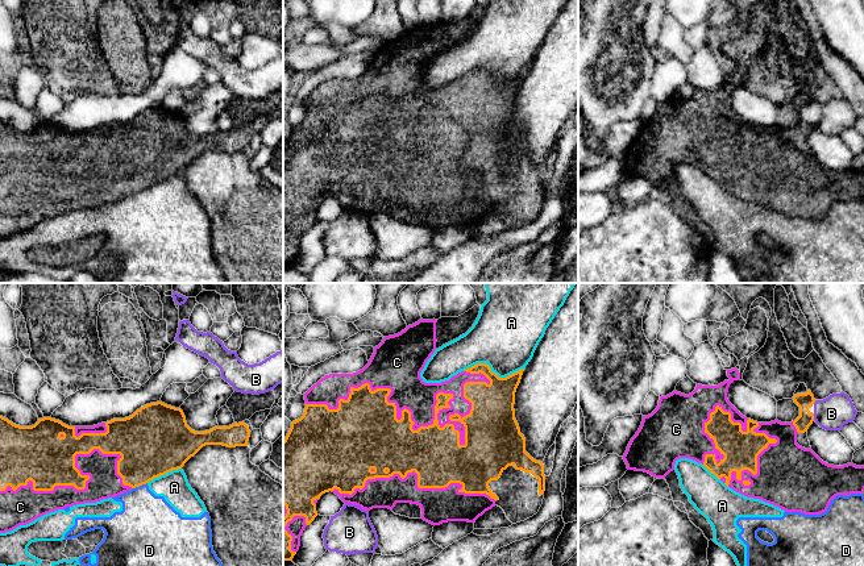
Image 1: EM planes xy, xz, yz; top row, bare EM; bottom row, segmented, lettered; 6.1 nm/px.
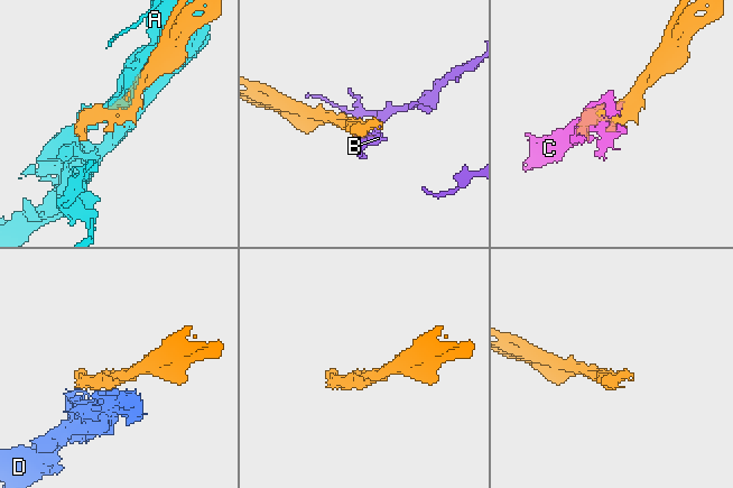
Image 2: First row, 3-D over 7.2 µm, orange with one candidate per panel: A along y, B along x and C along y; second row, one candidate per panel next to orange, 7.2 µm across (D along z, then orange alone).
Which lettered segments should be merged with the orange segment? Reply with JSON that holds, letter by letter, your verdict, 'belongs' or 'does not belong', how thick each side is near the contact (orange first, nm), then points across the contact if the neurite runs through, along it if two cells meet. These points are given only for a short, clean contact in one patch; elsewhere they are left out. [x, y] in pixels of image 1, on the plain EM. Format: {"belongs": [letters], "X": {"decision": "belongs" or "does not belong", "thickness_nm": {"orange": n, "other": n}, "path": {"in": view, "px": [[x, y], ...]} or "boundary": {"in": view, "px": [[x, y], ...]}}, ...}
{"belongs": ["C"], "A": {"decision": "does not belong", "thickness_nm": {"orange": 260, "other": 400}}, "B": {"decision": "does not belong", "thickness_nm": {"orange": 100, "other": 200}}, "C": {"decision": "belongs", "thickness_nm": {"orange": 360, "other": 260}}, "D": {"decision": "does not belong", "thickness_nm": {"orange": 360, "other": 380}}}

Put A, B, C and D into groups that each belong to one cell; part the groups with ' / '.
A D / B / C

